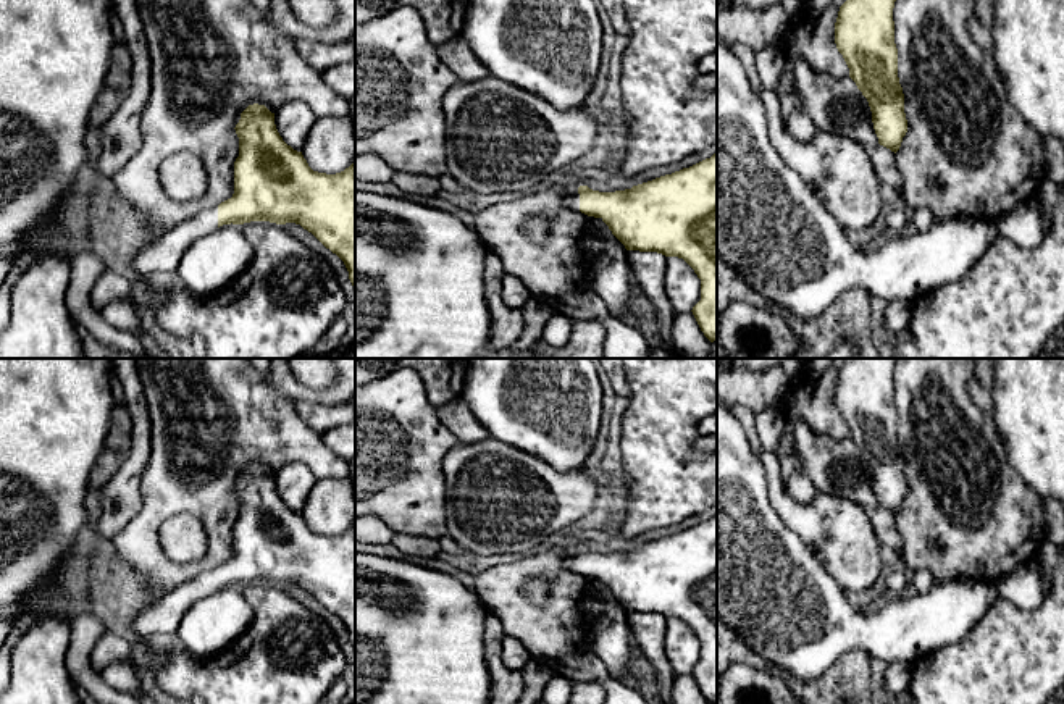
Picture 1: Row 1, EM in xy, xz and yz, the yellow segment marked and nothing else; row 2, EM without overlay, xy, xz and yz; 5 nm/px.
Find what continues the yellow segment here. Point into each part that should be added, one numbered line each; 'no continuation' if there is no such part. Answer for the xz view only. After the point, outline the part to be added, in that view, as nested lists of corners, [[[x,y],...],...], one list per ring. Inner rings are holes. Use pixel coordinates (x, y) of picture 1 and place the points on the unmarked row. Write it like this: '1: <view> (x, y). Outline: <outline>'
1: xz (572, 564). Outline: [[[573,554],[567,562],[565,562],[565,568],[568,568],[570,572],[580,573],[580,555]]]

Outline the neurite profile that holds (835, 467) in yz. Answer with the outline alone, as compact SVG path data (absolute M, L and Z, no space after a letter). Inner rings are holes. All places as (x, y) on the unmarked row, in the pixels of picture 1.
M783 418L785 431L793 434L796 454L802 459L802 471L817 494L849 499L872 515L880 505L869 463L856 444L849 438L835 441L817 434L798 418Z

